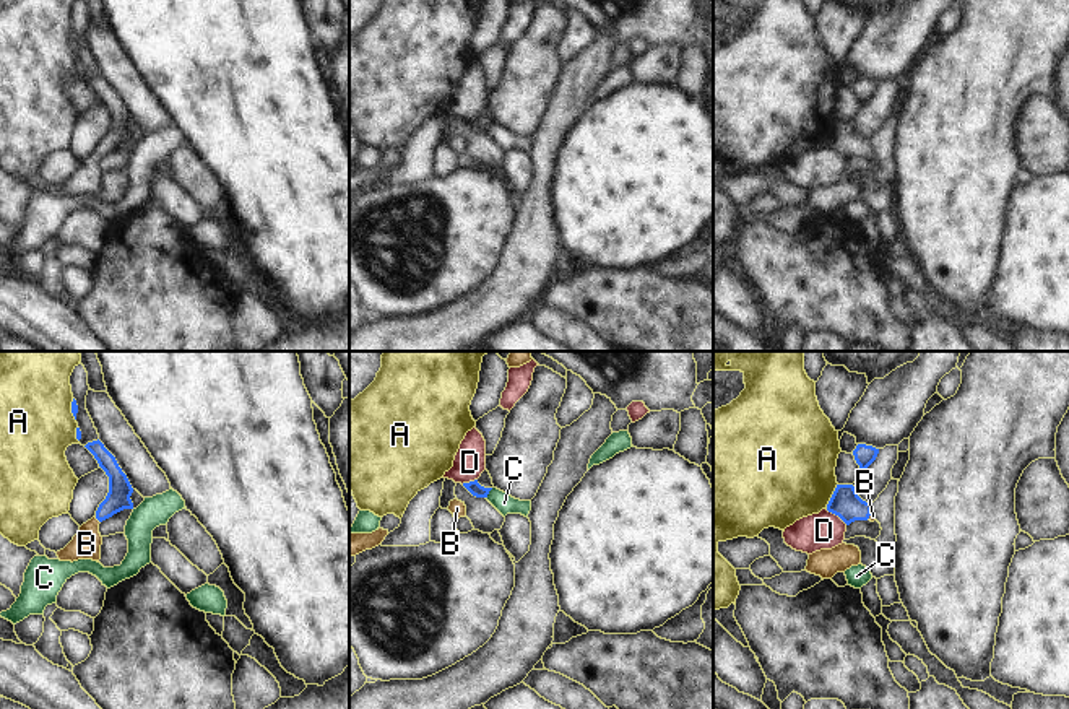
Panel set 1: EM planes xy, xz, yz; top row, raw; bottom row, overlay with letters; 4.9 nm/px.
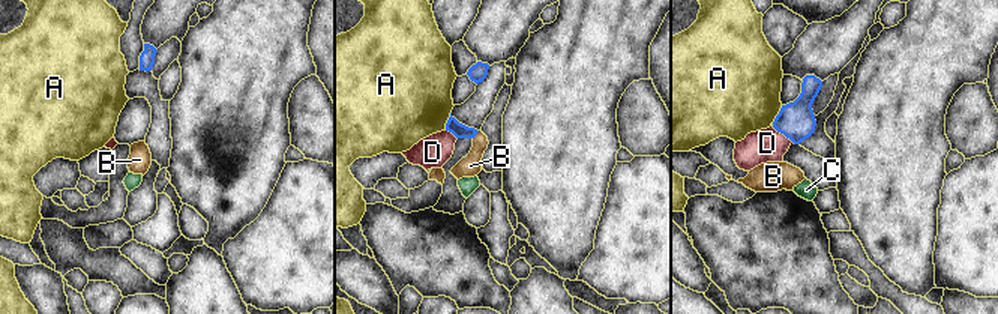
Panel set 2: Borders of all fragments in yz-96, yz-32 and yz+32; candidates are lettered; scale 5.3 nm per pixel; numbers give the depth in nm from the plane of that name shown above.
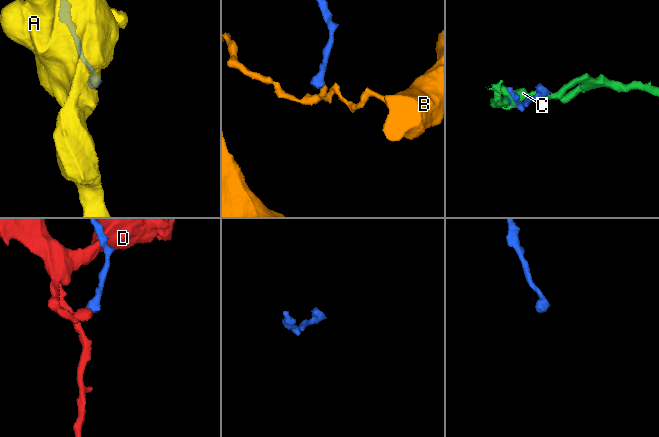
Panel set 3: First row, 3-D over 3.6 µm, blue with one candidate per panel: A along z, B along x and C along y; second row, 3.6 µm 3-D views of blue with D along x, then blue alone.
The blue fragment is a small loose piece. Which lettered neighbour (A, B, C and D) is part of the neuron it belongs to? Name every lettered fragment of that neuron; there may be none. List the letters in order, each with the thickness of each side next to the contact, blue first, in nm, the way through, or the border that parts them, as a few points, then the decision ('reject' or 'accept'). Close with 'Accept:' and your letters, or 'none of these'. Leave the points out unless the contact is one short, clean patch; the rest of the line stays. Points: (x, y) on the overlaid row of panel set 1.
A: calibres 150 and 460 nm; reject
B: calibres 120 and 140 nm; way xy (121, 490), (119, 496), (96, 517), (88, 532), (86, 543); accept
C: calibres 70 and 100 nm; reject
D: calibres 150 and 190 nm; border yz (826, 509), (837, 514), (847, 524); reject
Accept: B

